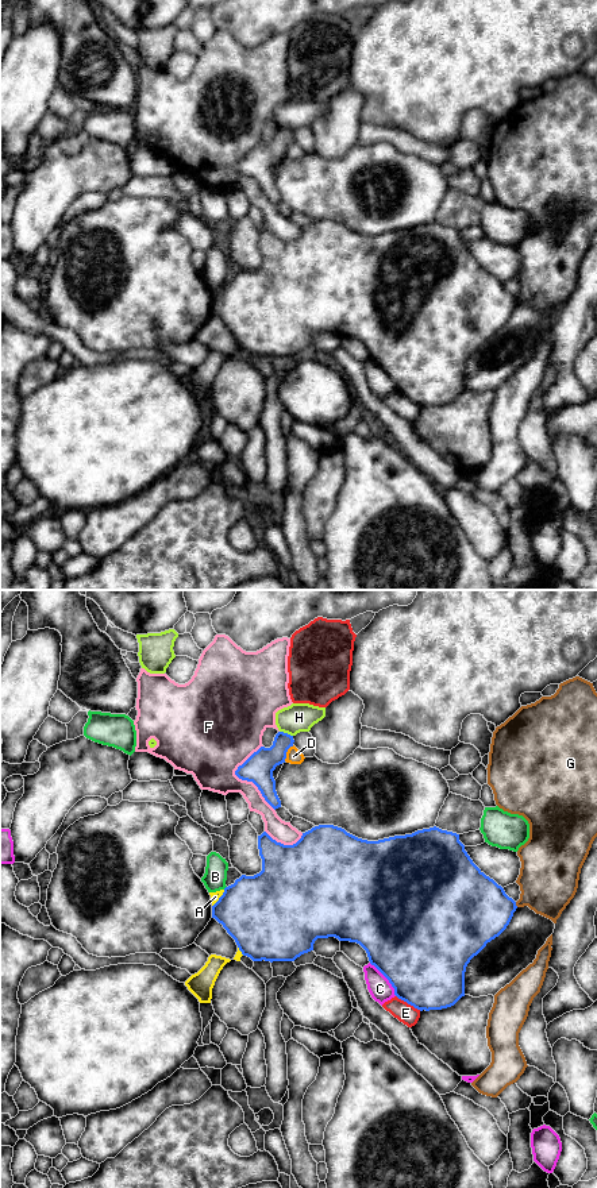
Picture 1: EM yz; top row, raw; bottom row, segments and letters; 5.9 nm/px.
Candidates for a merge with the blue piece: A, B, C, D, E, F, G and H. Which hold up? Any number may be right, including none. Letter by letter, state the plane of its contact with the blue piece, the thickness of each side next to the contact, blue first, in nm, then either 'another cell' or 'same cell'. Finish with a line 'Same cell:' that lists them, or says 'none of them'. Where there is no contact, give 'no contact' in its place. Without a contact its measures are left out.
A: yz | 440/50 nm | another cell
B: no contact | another cell
C: yz | 500/140 nm | another cell
D: yz | 180/90 nm | another cell
E: yz | 480/120 nm | another cell
F: yz | 180/360 nm | another cell
G: yz | 420/340 nm | another cell
H: yz | 170/180 nm | another cell
Same cell: none of them

